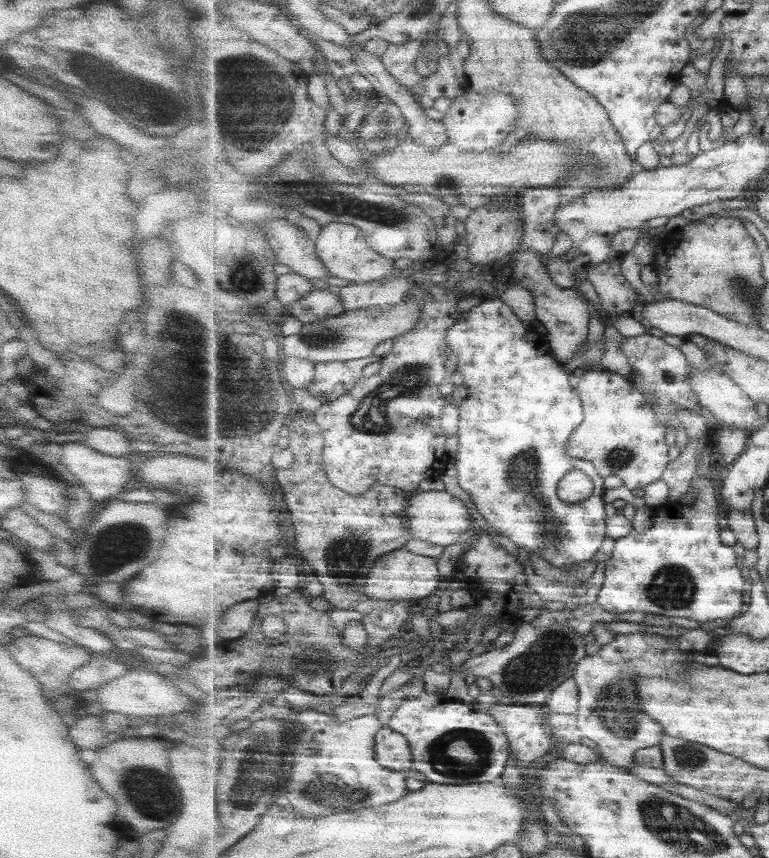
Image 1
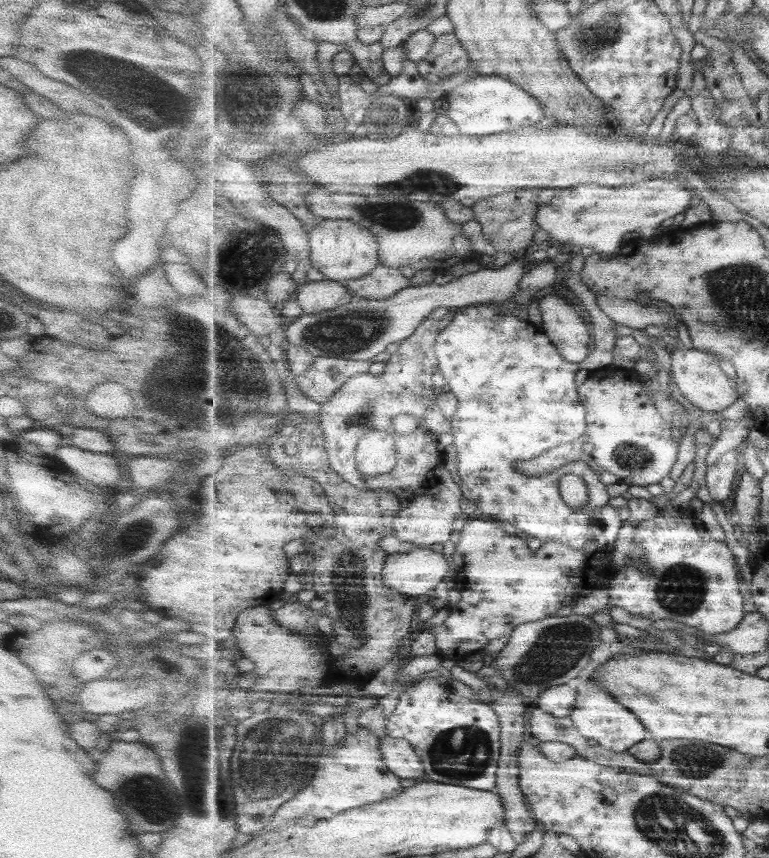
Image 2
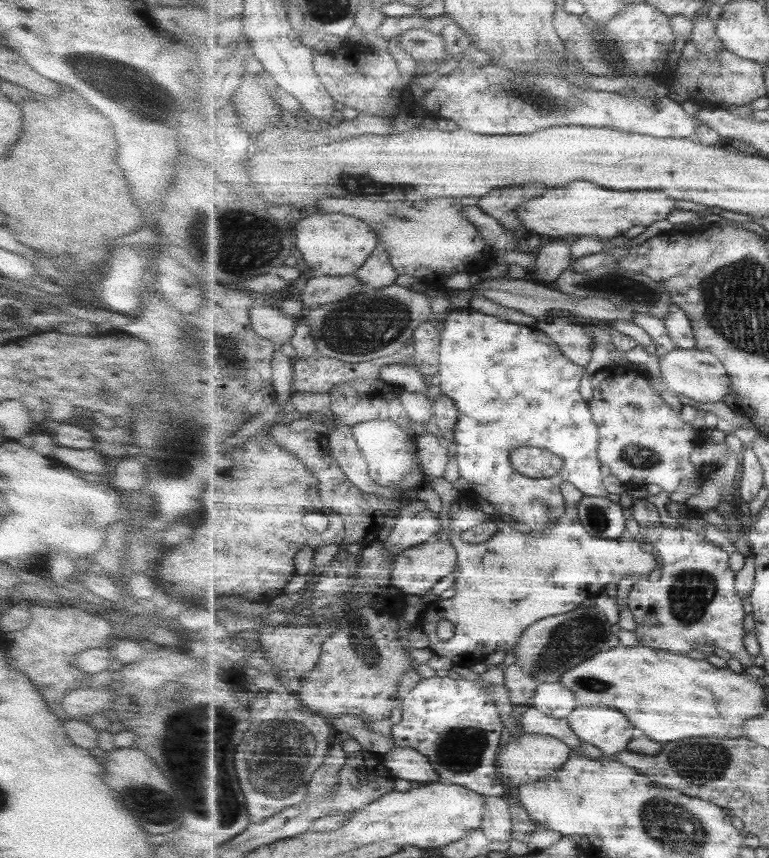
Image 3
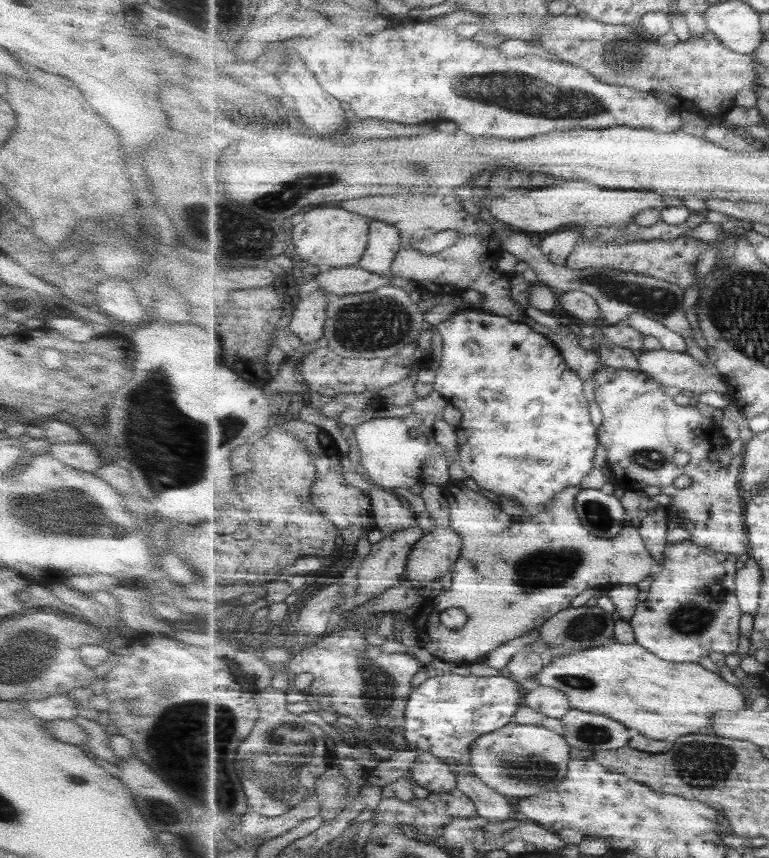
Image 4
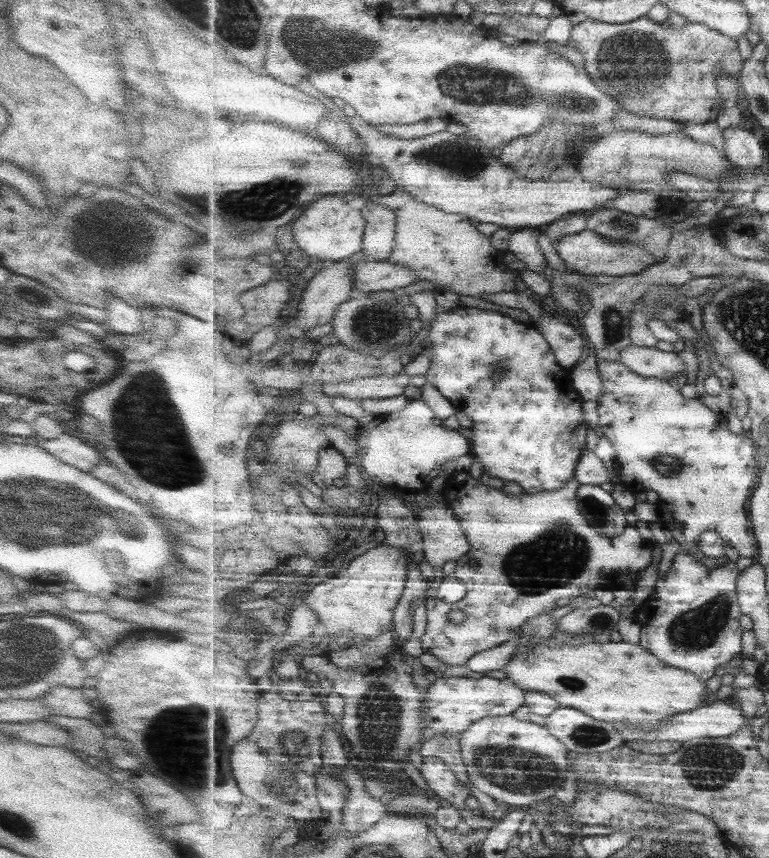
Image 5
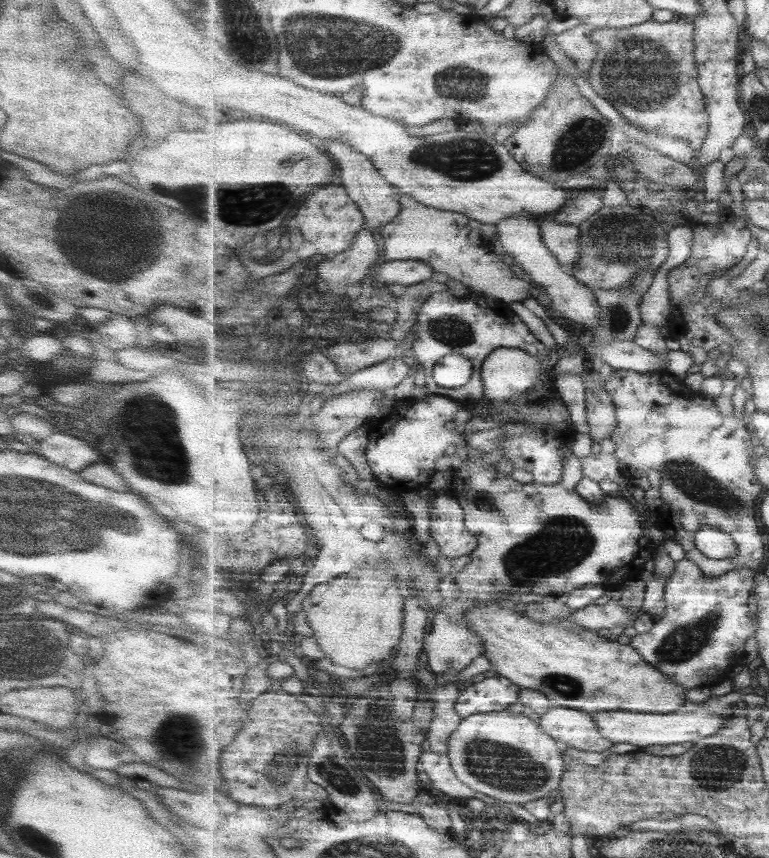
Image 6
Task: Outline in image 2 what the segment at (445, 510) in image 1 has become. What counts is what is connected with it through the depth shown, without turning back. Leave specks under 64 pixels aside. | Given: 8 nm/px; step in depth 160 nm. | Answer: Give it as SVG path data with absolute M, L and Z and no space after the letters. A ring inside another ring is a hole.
M442 471L438 475L439 486L437 492L429 495L426 491L405 502L403 509L395 518L393 527L396 530L393 535L403 540L416 544L419 547L431 547L434 544L445 544L449 542L453 532L453 524L461 514L461 498L464 494L460 483L451 479L449 473Z

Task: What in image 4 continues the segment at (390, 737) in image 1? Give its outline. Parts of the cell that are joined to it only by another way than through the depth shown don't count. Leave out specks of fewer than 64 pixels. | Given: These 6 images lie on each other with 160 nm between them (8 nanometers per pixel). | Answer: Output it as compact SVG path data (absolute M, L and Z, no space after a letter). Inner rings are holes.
M430 752L421 753L411 764L411 781L432 793L451 792L457 787L457 776L445 761Z

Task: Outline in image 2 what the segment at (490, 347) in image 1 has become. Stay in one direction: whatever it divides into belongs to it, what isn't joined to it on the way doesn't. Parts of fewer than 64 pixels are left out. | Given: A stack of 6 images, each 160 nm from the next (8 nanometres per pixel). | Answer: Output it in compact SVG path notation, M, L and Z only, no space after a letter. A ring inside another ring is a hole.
M472 305L458 310L452 321L440 332L436 342L436 355L439 360L438 370L446 382L443 390L451 391L459 399L457 412L452 416L453 420L450 421L451 426L453 426L451 432L454 436L453 446L456 449L456 454L459 454L459 460L457 460L459 468L457 470L464 498L476 503L477 508L481 510L479 513L491 516L492 519L498 520L501 523L515 524L517 530L521 530L527 536L539 538L541 542L559 542L559 544L564 544L573 550L583 550L588 544L592 544L596 540L596 532L592 527L592 517L597 511L603 509L603 507L607 507L612 497L609 496L607 485L600 479L600 475L596 472L596 469L583 461L564 464L561 470L555 468L553 472L549 472L549 474L545 474L544 476L529 477L518 469L520 462L533 460L533 458L541 456L543 452L547 452L547 450L551 450L551 448L555 448L559 444L565 444L565 442L573 442L573 440L577 440L579 436L585 434L585 430L587 430L587 412L585 412L585 406L583 406L583 402L581 402L581 398L577 394L577 382L575 382L575 376L581 370L581 364L569 363L565 360L554 342L549 338L548 333L542 327L535 326L530 320L521 320L521 318L513 316L511 313L502 314L501 312L497 312L497 308L494 308L493 305ZM564 473L575 473L577 476L583 478L583 480L586 480L590 499L585 508L572 509L564 501L560 493L560 480Z

